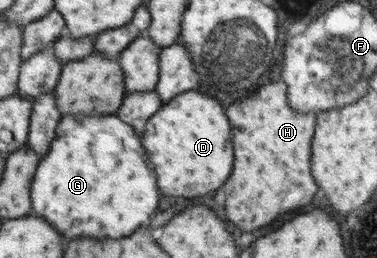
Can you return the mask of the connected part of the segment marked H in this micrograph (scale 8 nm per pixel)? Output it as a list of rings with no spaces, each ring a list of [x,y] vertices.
[[[264,72],[259,90],[251,98],[227,108],[231,126],[235,126],[235,178],[225,186],[225,218],[243,232],[273,222],[279,212],[287,214],[307,206],[319,190],[311,176],[311,140],[317,114],[300,113],[290,105],[283,79],[270,83],[269,72]]]

